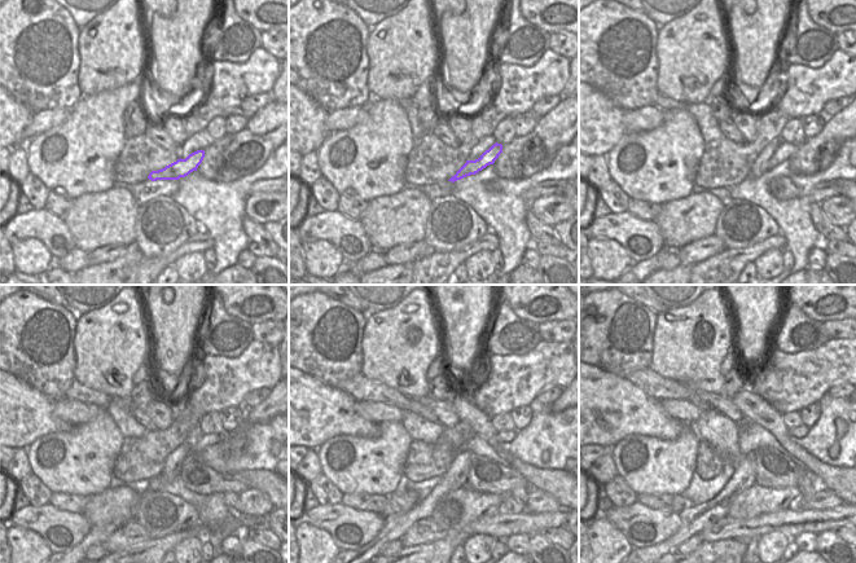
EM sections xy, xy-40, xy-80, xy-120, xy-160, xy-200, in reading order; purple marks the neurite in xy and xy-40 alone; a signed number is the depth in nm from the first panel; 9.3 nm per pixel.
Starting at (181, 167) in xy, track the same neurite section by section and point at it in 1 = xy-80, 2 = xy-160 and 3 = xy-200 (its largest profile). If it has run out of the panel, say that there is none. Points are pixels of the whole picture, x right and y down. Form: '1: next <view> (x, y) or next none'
1: next xy-80 (785, 150)
2: next xy-160 (503, 436)
3: next xy-200 (800, 431)

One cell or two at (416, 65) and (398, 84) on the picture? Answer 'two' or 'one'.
one

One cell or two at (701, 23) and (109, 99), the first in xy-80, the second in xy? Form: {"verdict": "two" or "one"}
{"verdict": "two"}

